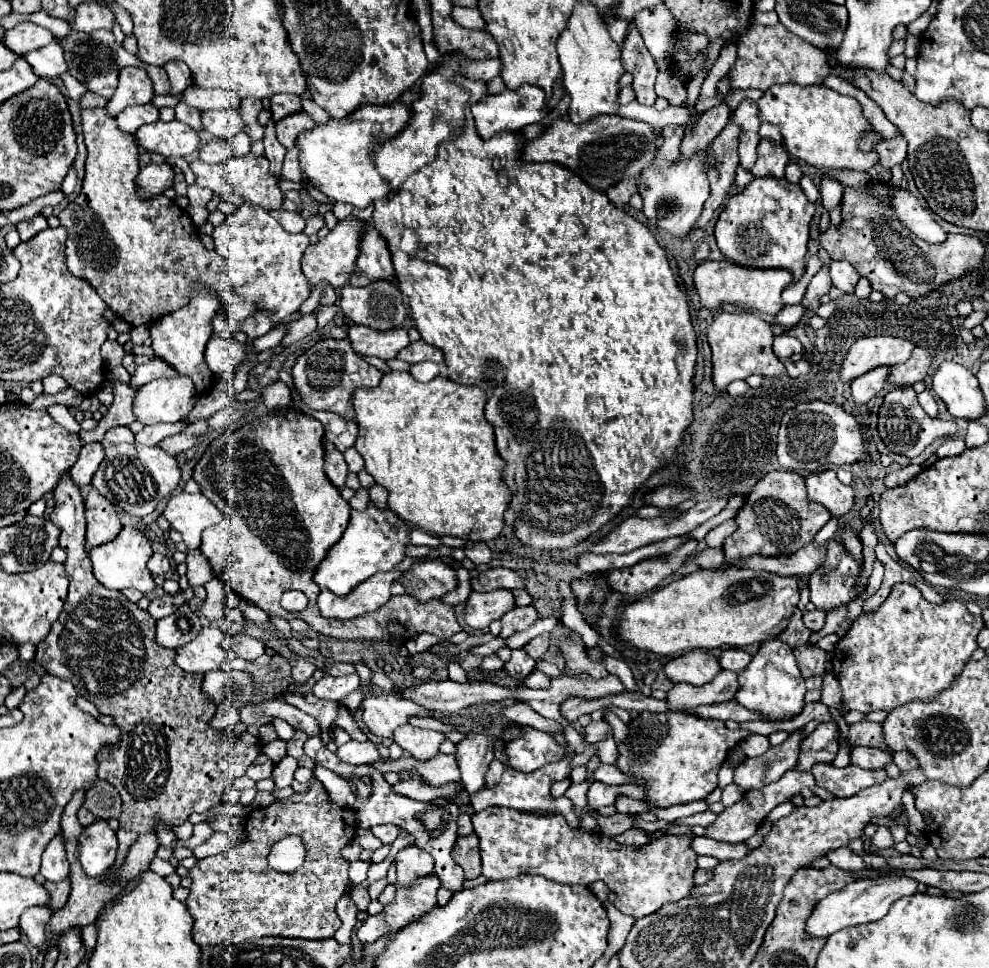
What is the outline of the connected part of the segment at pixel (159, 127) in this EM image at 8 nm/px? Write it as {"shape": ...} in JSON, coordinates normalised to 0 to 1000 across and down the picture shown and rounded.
{"shape":[[[179,123],[145,129],[137,139],[143,152],[163,158],[165,162],[189,162],[203,150],[201,137]]]}

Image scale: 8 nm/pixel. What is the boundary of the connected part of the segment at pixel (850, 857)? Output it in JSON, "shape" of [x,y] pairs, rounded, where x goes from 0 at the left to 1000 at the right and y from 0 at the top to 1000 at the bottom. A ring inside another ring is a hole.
{"shape":[[[850,875],[850,879],[838,879],[836,887],[840,889],[840,894],[844,894],[848,898],[856,898],[856,900],[883,900],[883,898],[879,898],[875,894],[871,883],[862,881],[856,875]]]}

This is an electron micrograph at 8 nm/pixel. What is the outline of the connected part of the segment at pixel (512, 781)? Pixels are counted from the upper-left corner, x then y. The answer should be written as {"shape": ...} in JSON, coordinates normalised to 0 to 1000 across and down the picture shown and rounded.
{"shape":[[[561,759],[563,768],[571,770],[573,776],[575,776],[575,782],[563,786],[563,788],[557,788],[555,792],[549,792],[547,796],[539,796],[539,799],[527,799],[527,796],[511,796],[509,799],[509,805],[503,813],[498,815],[490,815],[490,817],[484,817],[484,821],[476,823],[476,832],[480,830],[480,840],[492,836],[494,832],[525,832],[525,836],[537,836],[537,838],[553,838],[553,840],[567,840],[572,845],[575,853],[579,855],[586,855],[587,851],[584,844],[579,838],[579,830],[563,830],[561,823],[557,823],[557,817],[555,817],[555,811],[559,807],[567,807],[571,803],[575,803],[575,784],[581,780],[579,772],[573,770],[573,765],[567,761],[567,759]]]}

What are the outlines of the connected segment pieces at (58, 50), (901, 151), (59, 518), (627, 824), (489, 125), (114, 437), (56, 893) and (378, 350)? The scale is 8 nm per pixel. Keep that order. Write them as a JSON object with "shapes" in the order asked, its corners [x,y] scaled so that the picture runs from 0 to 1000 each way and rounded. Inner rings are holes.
{"shapes":[[[[54,42],[48,49],[29,53],[23,59],[29,63],[29,67],[33,69],[33,73],[39,80],[46,80],[46,82],[62,80],[64,75],[70,73],[70,69],[66,65],[66,55],[64,55],[64,49],[62,49],[60,42]]],[[[901,144],[891,148],[891,152],[887,152],[889,158],[889,170],[893,175],[903,175],[905,170],[911,170],[913,164],[917,162],[917,146],[911,144]]],[[[70,487],[64,489],[56,507],[56,524],[52,530],[52,538],[62,546],[60,565],[68,569],[66,588],[70,592],[70,617],[66,621],[64,633],[58,644],[54,644],[54,652],[37,666],[35,685],[41,687],[48,695],[70,701],[78,714],[96,726],[100,737],[112,739],[116,749],[124,753],[120,774],[102,776],[100,780],[100,805],[110,807],[124,825],[122,838],[122,854],[118,858],[120,881],[114,898],[110,900],[110,910],[118,908],[118,900],[124,896],[130,875],[145,861],[159,861],[159,852],[179,854],[189,848],[193,840],[209,840],[223,830],[223,821],[228,813],[236,809],[238,803],[248,801],[250,792],[262,780],[260,770],[246,770],[244,776],[232,774],[232,765],[225,765],[228,757],[219,757],[211,753],[211,743],[217,739],[217,728],[211,726],[203,716],[205,697],[195,697],[183,693],[179,689],[177,670],[167,670],[157,662],[157,639],[141,629],[137,623],[128,621],[122,611],[108,611],[94,594],[92,577],[86,569],[86,522],[82,513],[82,505],[74,499]]],[[[602,839],[604,849],[608,863],[620,865],[620,863],[627,863],[635,856],[640,856],[640,849],[642,846],[648,846],[654,849],[664,848],[664,844],[659,840],[646,840],[646,841],[628,841],[624,840],[619,843],[610,843]]],[[[563,86],[561,90],[559,90],[559,98],[557,98],[557,102],[553,104],[553,100],[551,100],[551,94],[547,92],[547,90],[543,90],[543,88],[529,88],[529,90],[525,90],[525,92],[521,92],[521,94],[515,94],[515,92],[511,92],[509,96],[505,96],[505,98],[494,98],[494,102],[486,102],[486,104],[482,104],[478,111],[476,111],[476,115],[478,115],[478,121],[480,121],[480,131],[482,131],[482,135],[484,135],[484,139],[488,142],[488,144],[494,144],[498,137],[505,137],[505,135],[525,135],[525,133],[529,133],[531,129],[535,129],[535,127],[545,127],[545,125],[549,125],[551,121],[553,121],[553,117],[571,100],[573,96],[571,96],[571,90],[567,88],[567,86]]],[[[112,441],[108,447],[106,447],[106,454],[112,456],[112,458],[137,458],[137,449],[130,441]]],[[[64,908],[62,912],[52,912],[48,910],[46,912],[46,918],[52,923],[52,931],[50,931],[50,937],[52,939],[60,939],[62,935],[66,935],[70,923],[72,923],[72,908]]],[[[355,336],[351,340],[351,350],[361,367],[385,369],[385,371],[399,371],[401,365],[414,356],[414,346],[410,340],[385,344],[385,342],[373,342],[373,338]]]]}

